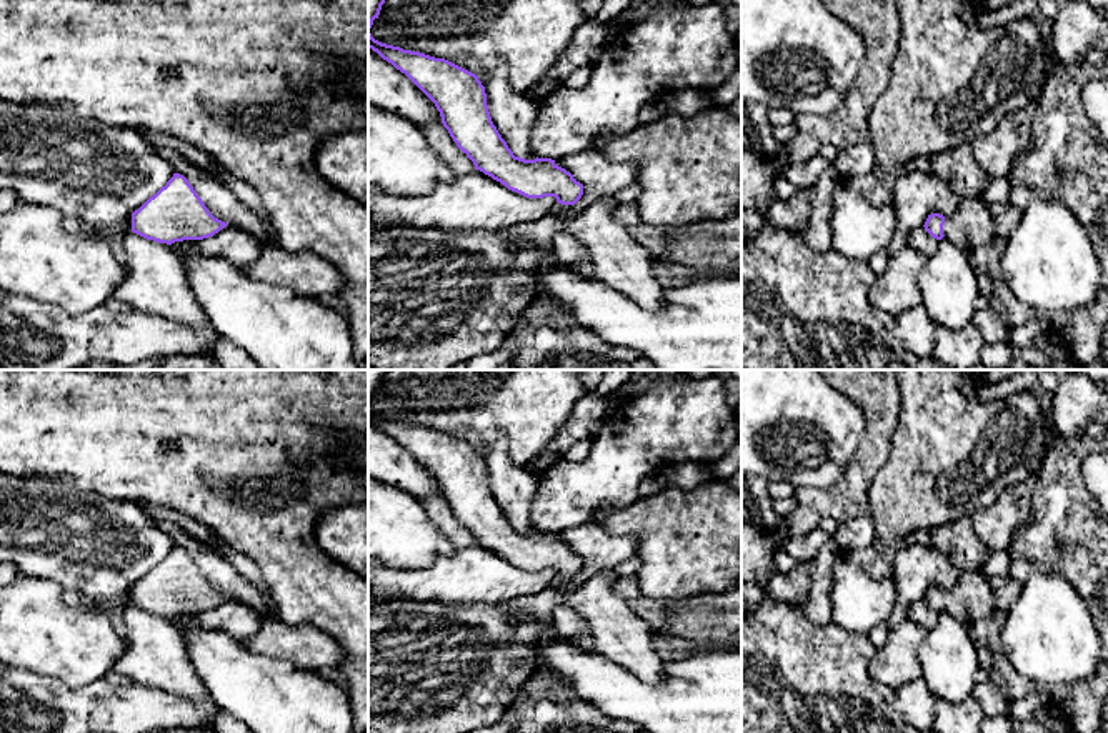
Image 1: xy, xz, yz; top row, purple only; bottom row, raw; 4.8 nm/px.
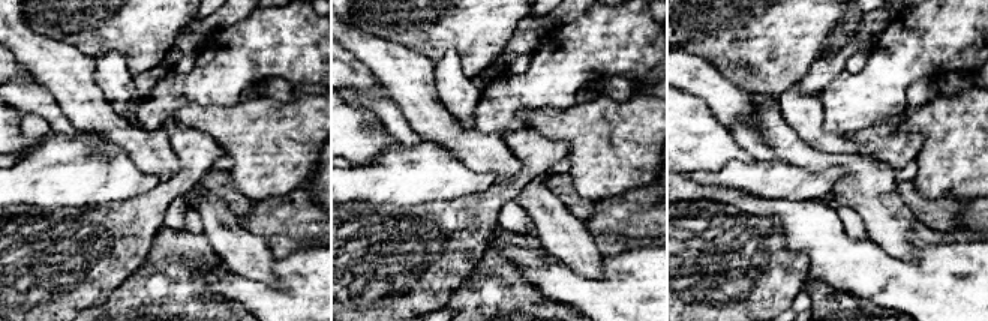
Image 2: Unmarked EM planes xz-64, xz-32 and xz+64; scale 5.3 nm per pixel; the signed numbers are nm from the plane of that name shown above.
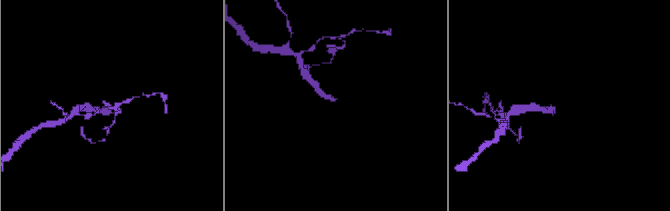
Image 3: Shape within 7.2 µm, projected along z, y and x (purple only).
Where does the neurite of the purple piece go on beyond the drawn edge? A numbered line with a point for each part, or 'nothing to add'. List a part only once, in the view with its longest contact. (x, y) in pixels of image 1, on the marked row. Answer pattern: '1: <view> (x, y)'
1: yz (970, 225)

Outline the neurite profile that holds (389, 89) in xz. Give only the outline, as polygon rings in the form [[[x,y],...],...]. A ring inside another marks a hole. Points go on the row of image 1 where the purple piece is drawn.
[[[368,48],[368,105],[422,127],[442,123],[435,103],[400,70]]]

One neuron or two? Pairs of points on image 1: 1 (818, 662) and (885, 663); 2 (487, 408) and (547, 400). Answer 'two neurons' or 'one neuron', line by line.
1: two neurons
2: one neuron

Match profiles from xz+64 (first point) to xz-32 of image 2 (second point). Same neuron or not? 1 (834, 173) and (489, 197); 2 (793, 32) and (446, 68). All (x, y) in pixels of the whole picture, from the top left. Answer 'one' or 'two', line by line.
1: two
2: two

